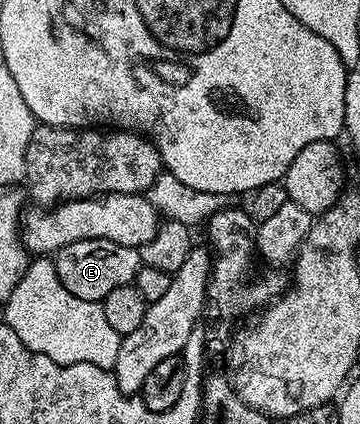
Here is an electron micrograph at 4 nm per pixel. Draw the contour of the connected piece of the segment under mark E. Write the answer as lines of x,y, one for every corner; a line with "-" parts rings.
80,240
58,249
54,254
58,269
58,281
66,285
66,290
82,301
94,301
103,304
104,298
113,289
122,289
122,285
133,285
136,274
142,266
140,252
135,247
115,244
110,240

